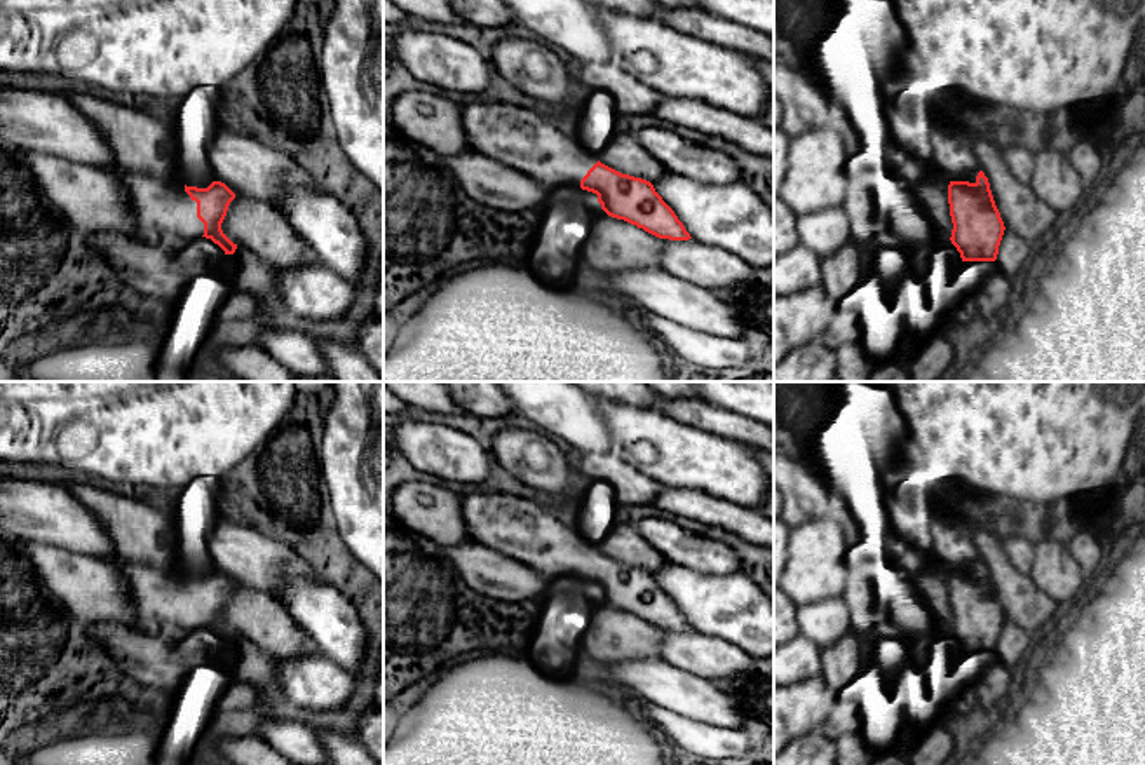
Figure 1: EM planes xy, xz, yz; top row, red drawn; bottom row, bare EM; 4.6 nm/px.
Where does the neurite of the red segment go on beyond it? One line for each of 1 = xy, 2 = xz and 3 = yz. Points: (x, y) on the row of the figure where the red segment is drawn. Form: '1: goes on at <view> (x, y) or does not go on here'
1: goes on at xy (166, 216)
2: goes on at xz (514, 136)
3: does not go on here

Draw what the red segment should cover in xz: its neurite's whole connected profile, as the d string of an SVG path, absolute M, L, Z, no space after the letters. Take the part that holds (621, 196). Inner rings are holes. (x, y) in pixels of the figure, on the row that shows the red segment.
M512 103L460 106L472 152L528 174L549 188L582 188L598 195L601 209L669 240L690 234L647 179L622 174L600 162L577 138L568 138L545 117Z

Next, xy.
M119 164L106 171L120 179L129 195L129 214L136 223L138 239L166 249L171 256L178 256L192 240L199 237L211 239L225 254L234 254L234 244L221 230L230 202L235 193L221 181L213 181L207 188L186 186L176 176L167 179L150 178L146 174L125 173Z

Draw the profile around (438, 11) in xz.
M390 0L403 12L410 16L418 16L422 19L443 24L460 24L465 23L457 16L448 0Z

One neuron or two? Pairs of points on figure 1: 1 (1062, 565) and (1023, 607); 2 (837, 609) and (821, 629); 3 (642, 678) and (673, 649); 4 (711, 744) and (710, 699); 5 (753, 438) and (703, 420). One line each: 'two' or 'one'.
1: two
2: one
3: two
4: two
5: one

